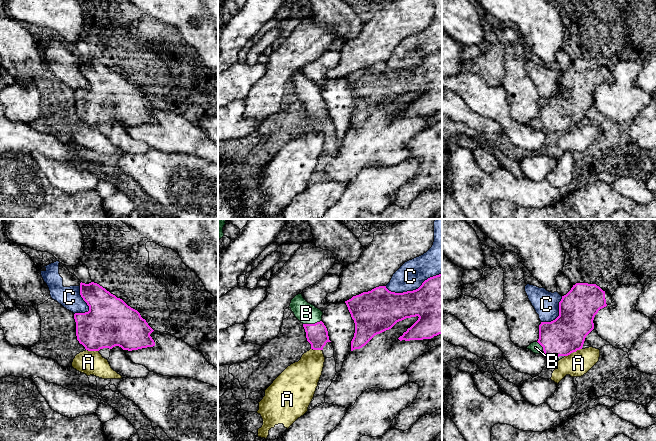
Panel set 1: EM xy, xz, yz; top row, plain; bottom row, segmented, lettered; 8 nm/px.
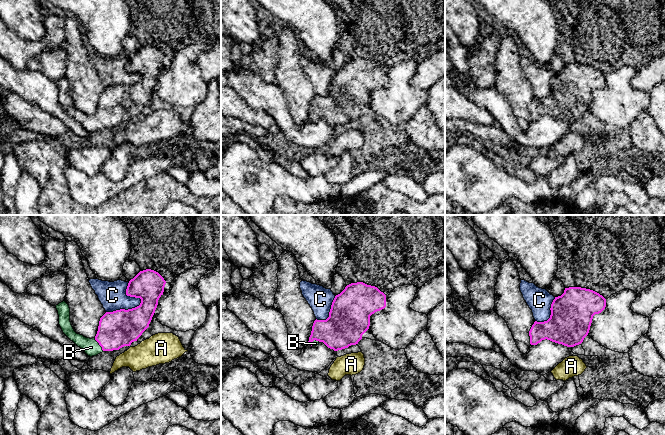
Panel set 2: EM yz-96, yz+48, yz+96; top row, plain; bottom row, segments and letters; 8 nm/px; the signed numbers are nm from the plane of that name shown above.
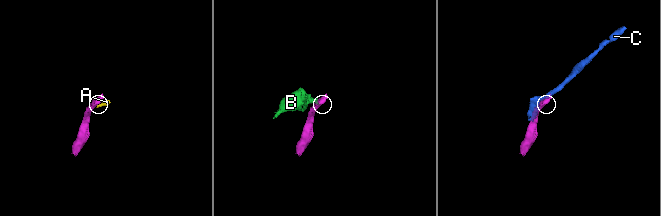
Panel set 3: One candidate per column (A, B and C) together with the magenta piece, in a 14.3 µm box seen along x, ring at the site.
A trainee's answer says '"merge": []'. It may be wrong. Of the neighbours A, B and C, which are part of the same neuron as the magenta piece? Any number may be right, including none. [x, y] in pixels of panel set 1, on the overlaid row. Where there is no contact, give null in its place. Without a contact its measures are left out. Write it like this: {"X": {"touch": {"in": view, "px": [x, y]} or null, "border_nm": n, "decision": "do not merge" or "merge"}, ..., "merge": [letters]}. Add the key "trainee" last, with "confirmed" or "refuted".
{"A": {"touch": {"in": "yz", "px": [573, 351]}, "border_nm": 150, "decision": "do not merge"}, "B": {"touch": {"in": "xz", "px": [311, 324]}, "border_nm": 150, "decision": "merge"}, "C": {"touch": {"in": "xz", "px": [413, 290]}, "border_nm": 460, "decision": "do not merge"}, "merge": ["B"], "trainee": "refuted"}

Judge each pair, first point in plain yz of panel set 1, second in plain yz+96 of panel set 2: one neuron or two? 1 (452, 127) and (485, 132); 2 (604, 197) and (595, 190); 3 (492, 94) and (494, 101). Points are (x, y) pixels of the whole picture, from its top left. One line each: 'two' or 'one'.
1: one
2: two
3: one

